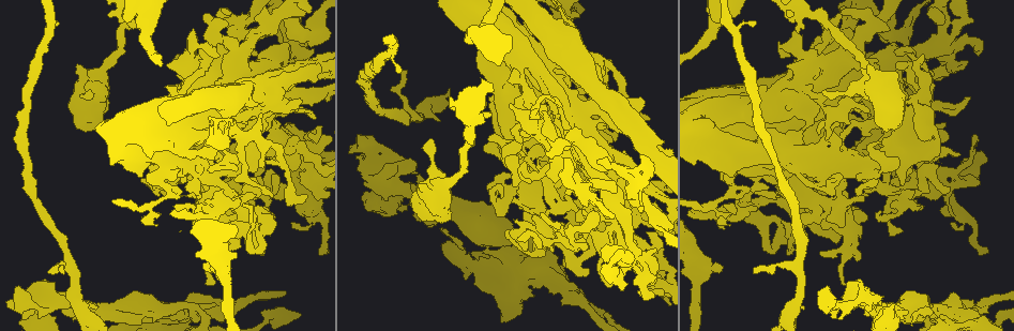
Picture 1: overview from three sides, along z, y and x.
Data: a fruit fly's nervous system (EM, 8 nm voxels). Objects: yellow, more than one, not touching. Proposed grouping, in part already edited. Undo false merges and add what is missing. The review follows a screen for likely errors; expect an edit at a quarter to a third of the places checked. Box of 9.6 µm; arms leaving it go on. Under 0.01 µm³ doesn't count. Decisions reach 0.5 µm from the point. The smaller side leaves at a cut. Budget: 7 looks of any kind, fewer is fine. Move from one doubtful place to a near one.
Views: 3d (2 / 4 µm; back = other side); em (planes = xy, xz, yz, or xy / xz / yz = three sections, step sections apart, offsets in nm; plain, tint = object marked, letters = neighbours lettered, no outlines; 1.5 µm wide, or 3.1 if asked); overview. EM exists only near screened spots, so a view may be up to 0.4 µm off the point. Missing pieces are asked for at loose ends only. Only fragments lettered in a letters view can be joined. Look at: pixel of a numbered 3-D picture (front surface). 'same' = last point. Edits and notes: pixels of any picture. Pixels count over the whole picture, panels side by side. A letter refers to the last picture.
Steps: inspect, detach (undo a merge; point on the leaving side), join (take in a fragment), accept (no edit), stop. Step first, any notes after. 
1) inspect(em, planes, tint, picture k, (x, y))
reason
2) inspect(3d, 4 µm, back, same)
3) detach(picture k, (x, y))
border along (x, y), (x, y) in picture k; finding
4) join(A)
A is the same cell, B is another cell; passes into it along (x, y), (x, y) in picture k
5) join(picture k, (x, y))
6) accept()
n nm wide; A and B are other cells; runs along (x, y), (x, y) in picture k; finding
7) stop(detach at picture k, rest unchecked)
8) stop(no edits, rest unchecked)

inspect(3d, 2 µm, picture 1, (796, 30))
free end

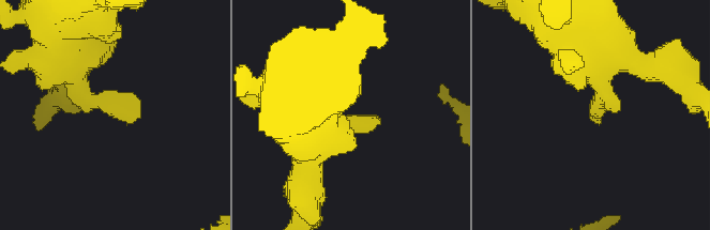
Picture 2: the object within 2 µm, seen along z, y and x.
inspect(em, xy, step 8, tint, picture 2, (137, 116))
need the tissue

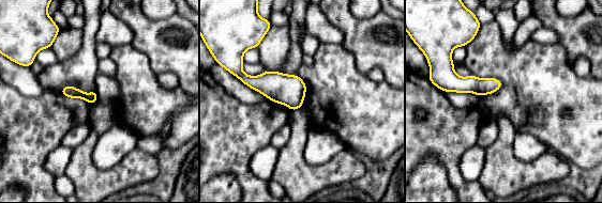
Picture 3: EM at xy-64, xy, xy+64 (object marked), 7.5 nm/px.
inspect(em, planes, letters, same)
another direction

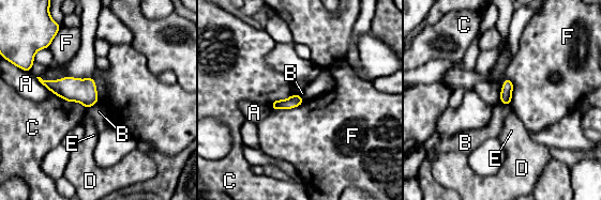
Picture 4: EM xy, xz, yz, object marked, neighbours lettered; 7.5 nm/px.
accept()
A, B, C, D, E and F are other cells; border along (99, 102), (87, 109) in picture 4; none of them fits

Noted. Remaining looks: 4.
inspect(3d, 4 µm, picture 1, (88, 90))

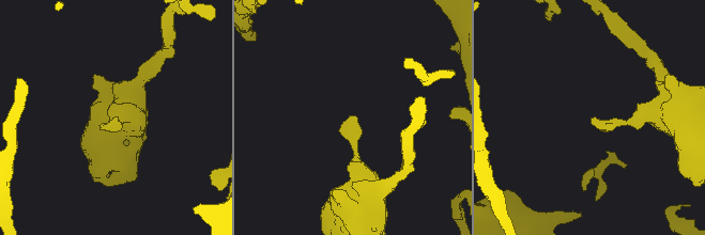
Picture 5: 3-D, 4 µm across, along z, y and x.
inspect(em, planes, letters, picture 5, (356, 117))
shape alone is not enough

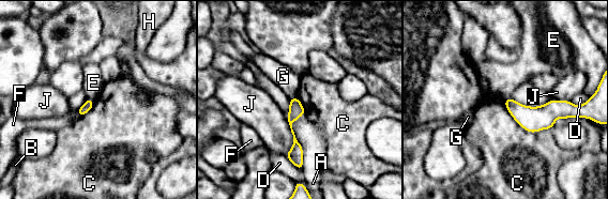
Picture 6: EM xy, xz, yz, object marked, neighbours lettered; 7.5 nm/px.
accept()
A, B, C, D, E, F, G, H and J are other cells; runs along (292, 101), (291, 131), (300, 166) in picture 6; no lettered fragment goes on from it

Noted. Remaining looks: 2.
inspect(em, planes, letters, picture 1, (963, 314))
thick turns thin

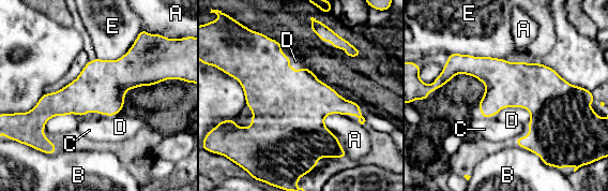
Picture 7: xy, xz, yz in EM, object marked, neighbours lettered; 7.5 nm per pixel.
accept()
D touches over 420 nm; A, B, C, D and E are other cells; one neuron here

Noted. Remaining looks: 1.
stop(no edits, rest unchecked)

